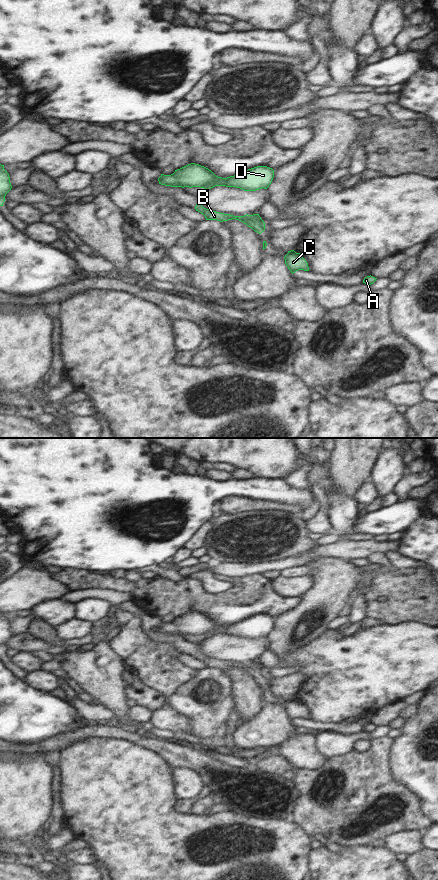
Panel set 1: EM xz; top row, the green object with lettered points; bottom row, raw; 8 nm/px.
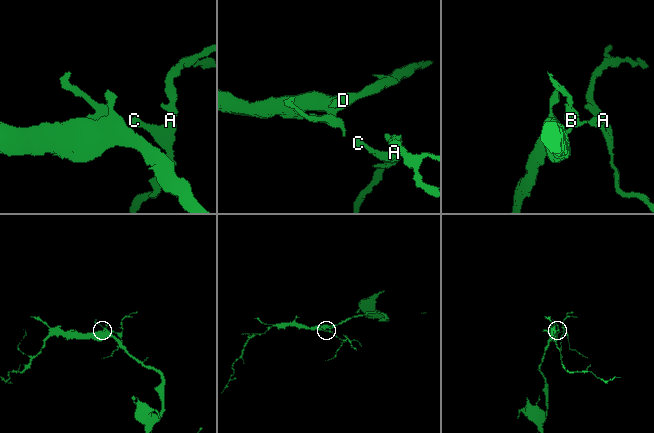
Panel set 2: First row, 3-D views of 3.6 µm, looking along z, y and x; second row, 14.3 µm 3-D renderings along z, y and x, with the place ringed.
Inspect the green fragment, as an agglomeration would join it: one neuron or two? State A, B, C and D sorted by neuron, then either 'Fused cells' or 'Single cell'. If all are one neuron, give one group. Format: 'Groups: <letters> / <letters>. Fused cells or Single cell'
Groups: A B C / D. Fused cells.

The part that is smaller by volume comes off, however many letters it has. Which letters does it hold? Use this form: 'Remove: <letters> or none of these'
Remove: A, B, C

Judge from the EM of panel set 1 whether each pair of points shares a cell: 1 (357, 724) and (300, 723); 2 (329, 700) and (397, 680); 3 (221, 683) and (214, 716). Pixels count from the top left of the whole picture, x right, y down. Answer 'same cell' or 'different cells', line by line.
1: same cell
2: same cell
3: same cell

